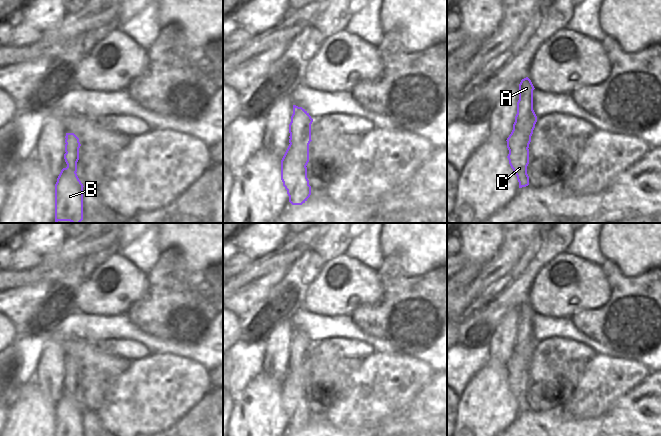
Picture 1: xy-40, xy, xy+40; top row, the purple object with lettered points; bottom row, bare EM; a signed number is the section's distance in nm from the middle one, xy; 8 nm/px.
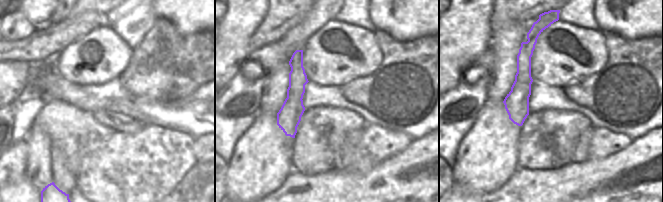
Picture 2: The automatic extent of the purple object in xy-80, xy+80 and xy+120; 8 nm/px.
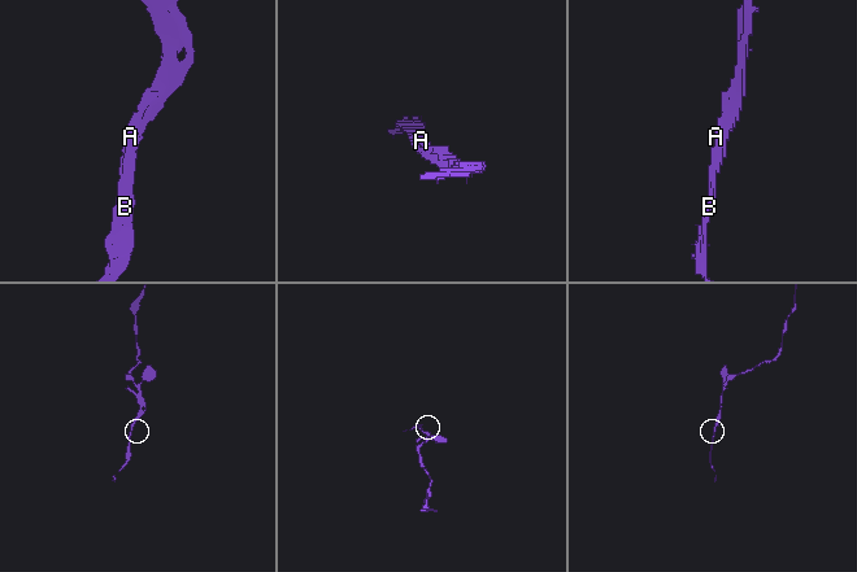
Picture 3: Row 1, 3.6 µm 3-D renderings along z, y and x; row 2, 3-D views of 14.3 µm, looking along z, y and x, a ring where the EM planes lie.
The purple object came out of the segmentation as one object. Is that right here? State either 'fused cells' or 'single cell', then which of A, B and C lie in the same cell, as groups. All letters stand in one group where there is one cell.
fused cells; A / B C

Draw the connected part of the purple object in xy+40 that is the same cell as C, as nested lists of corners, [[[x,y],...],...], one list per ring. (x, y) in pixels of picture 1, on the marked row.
[[[513,129],[506,141],[509,150],[507,158],[517,176],[519,188],[526,187],[529,185],[529,176],[527,174],[529,149],[525,136],[518,133],[516,129]]]

